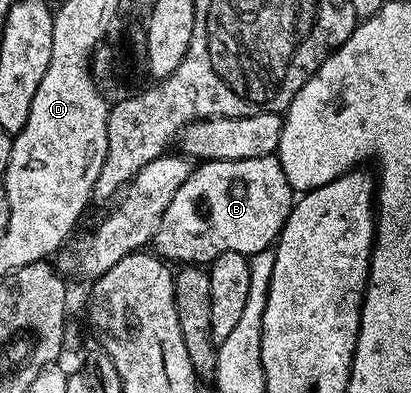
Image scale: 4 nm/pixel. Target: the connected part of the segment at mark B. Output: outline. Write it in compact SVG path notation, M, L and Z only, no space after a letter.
M275 154L245 160L200 161L177 192L173 192L155 232L154 253L171 264L210 264L221 252L241 252L250 256L272 249L292 205L293 191Z

